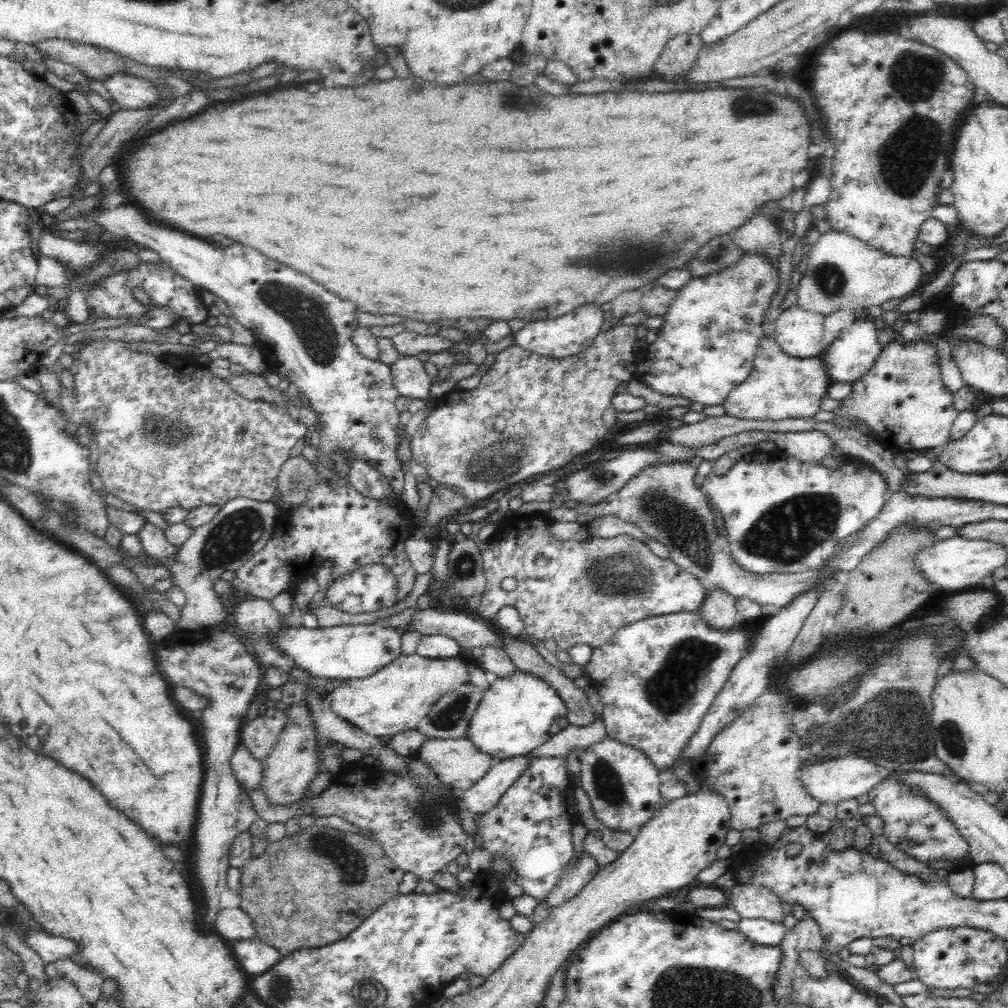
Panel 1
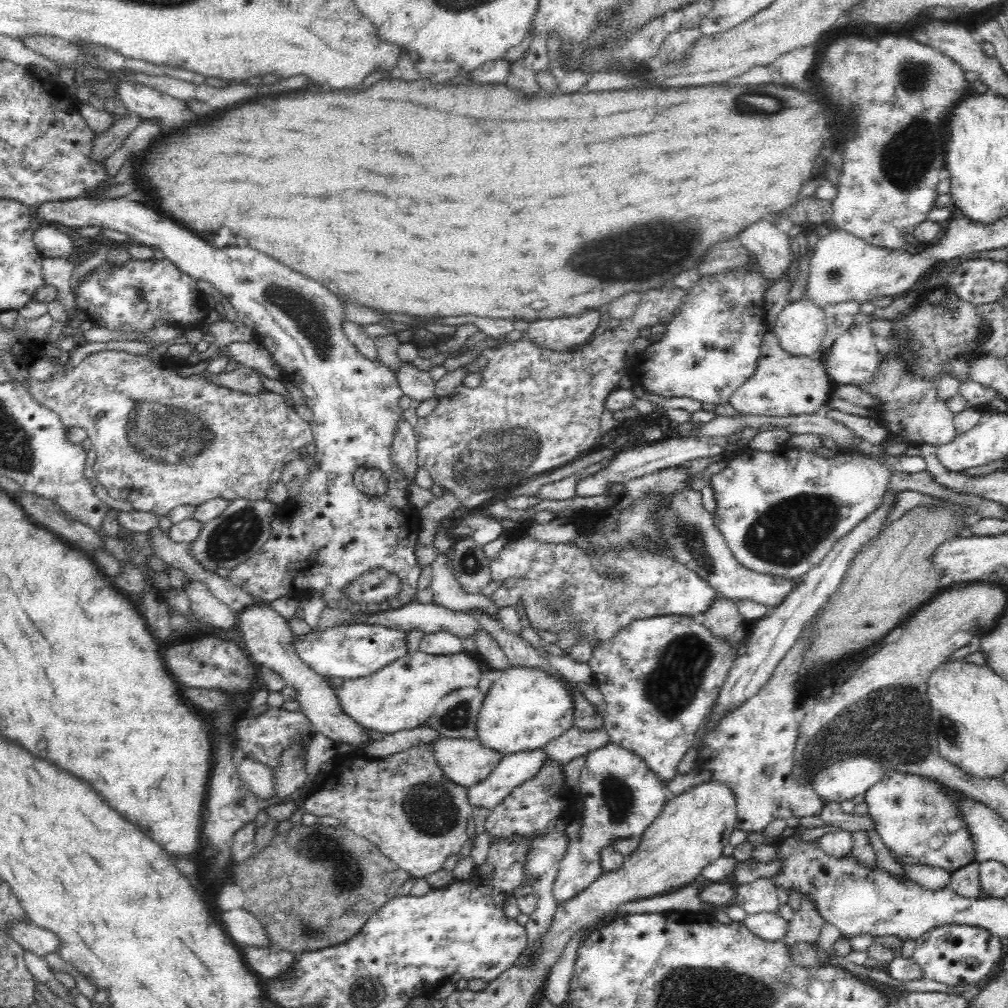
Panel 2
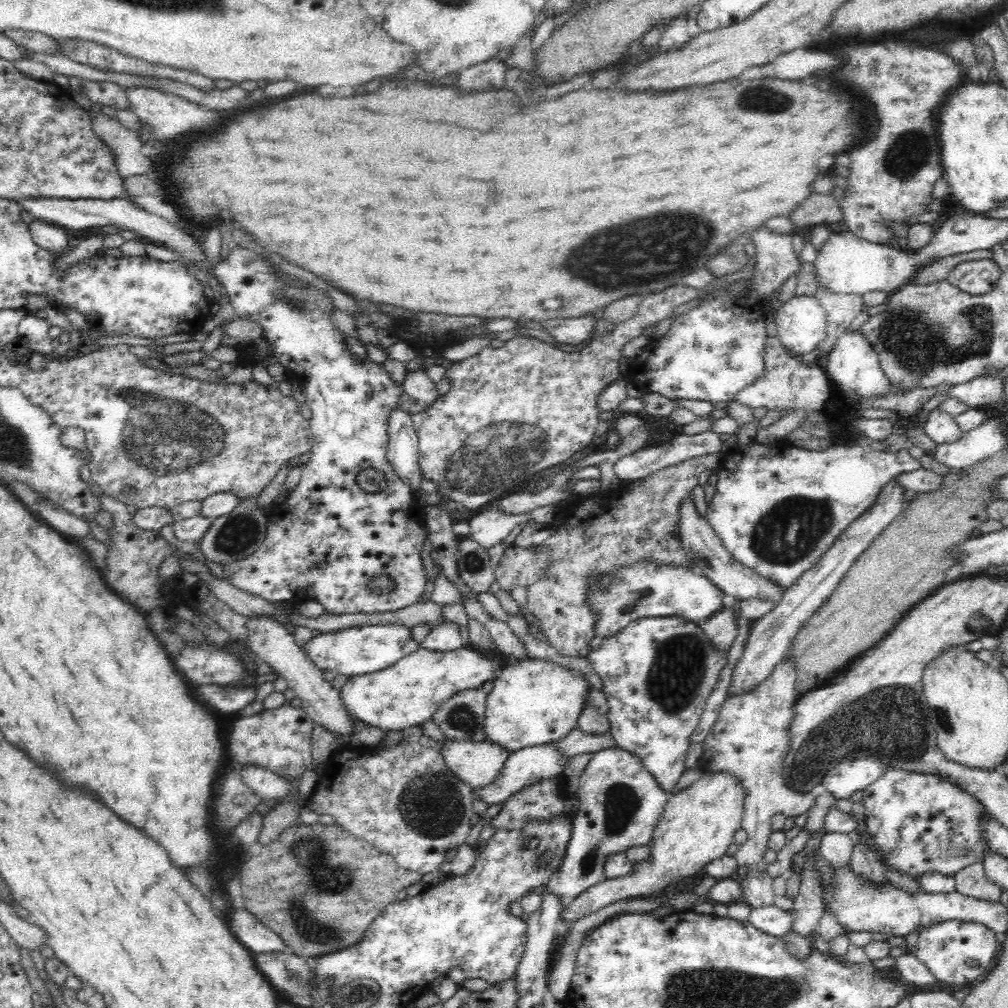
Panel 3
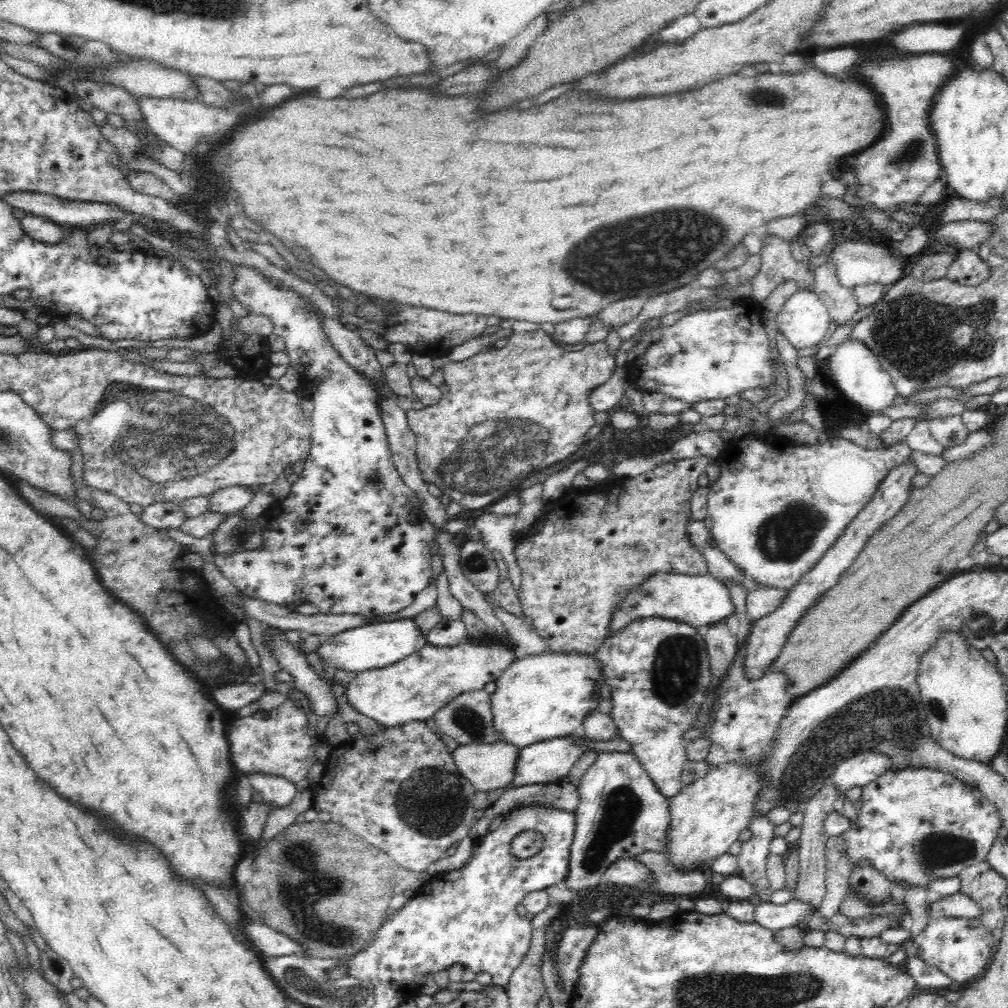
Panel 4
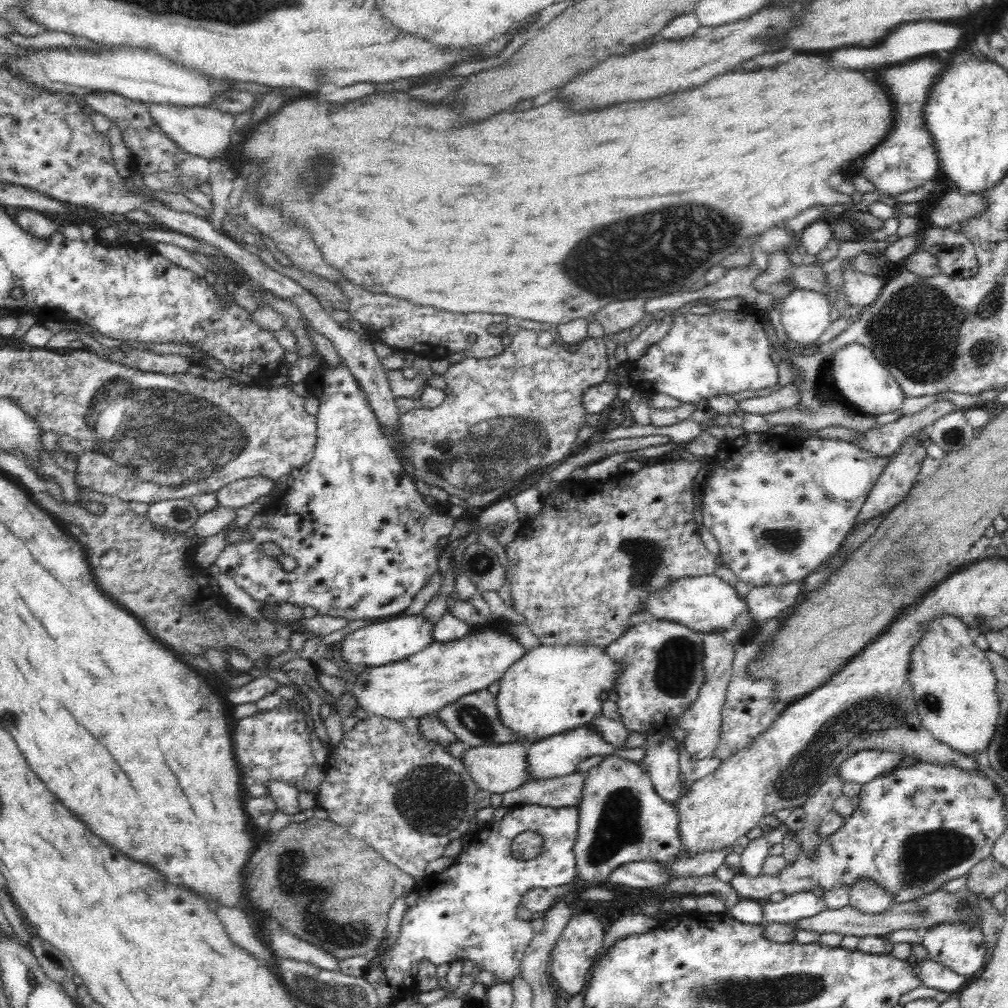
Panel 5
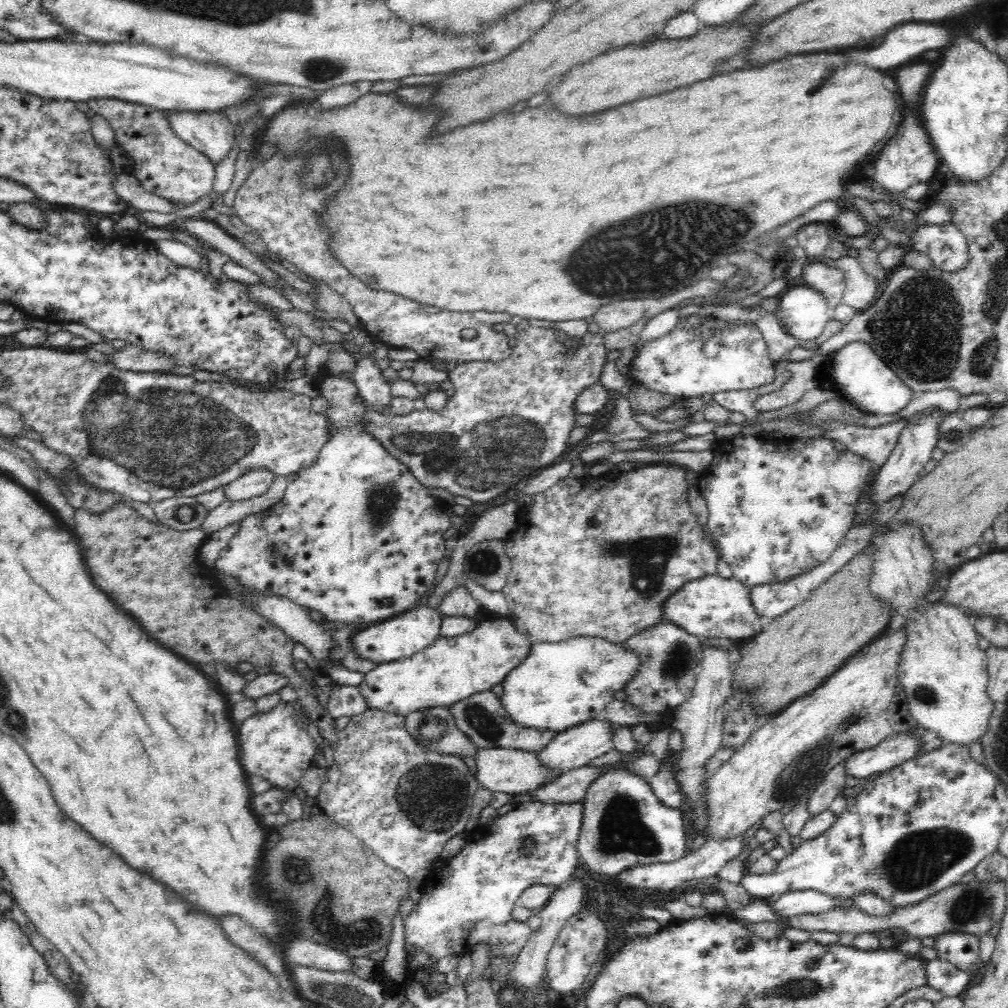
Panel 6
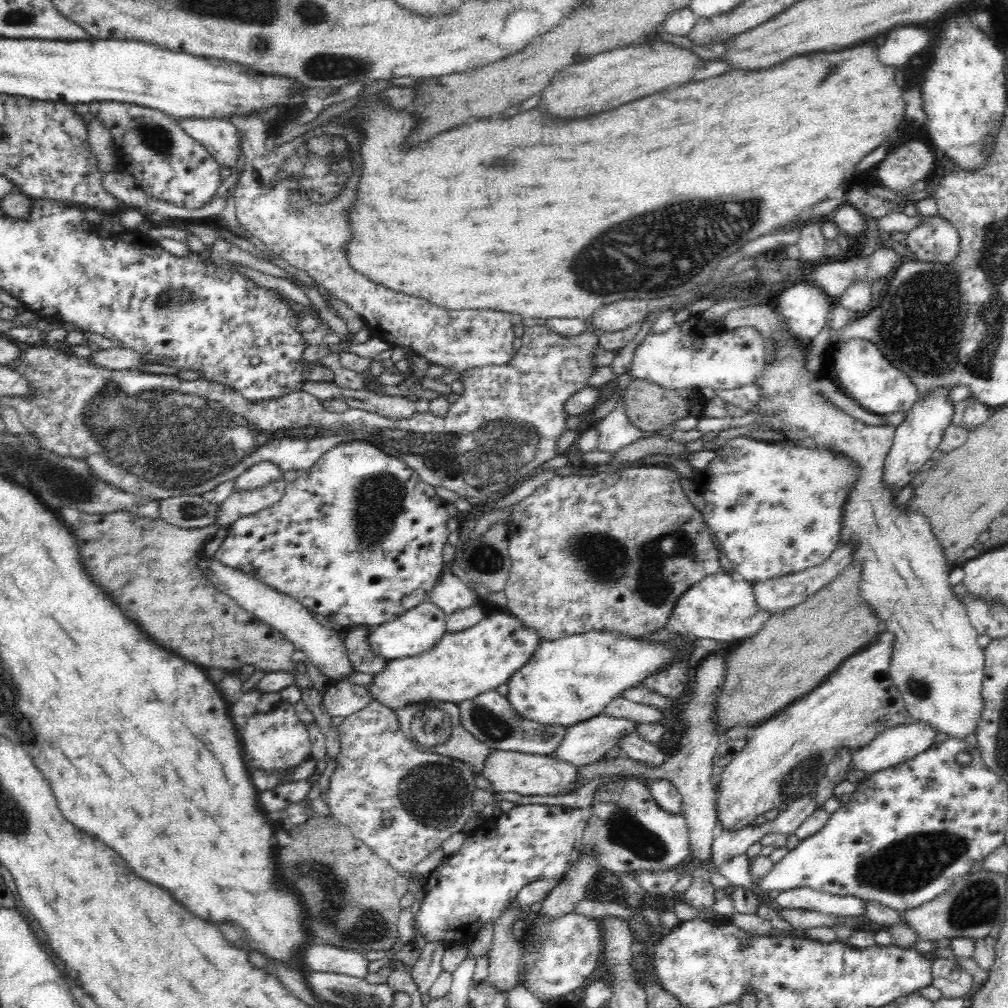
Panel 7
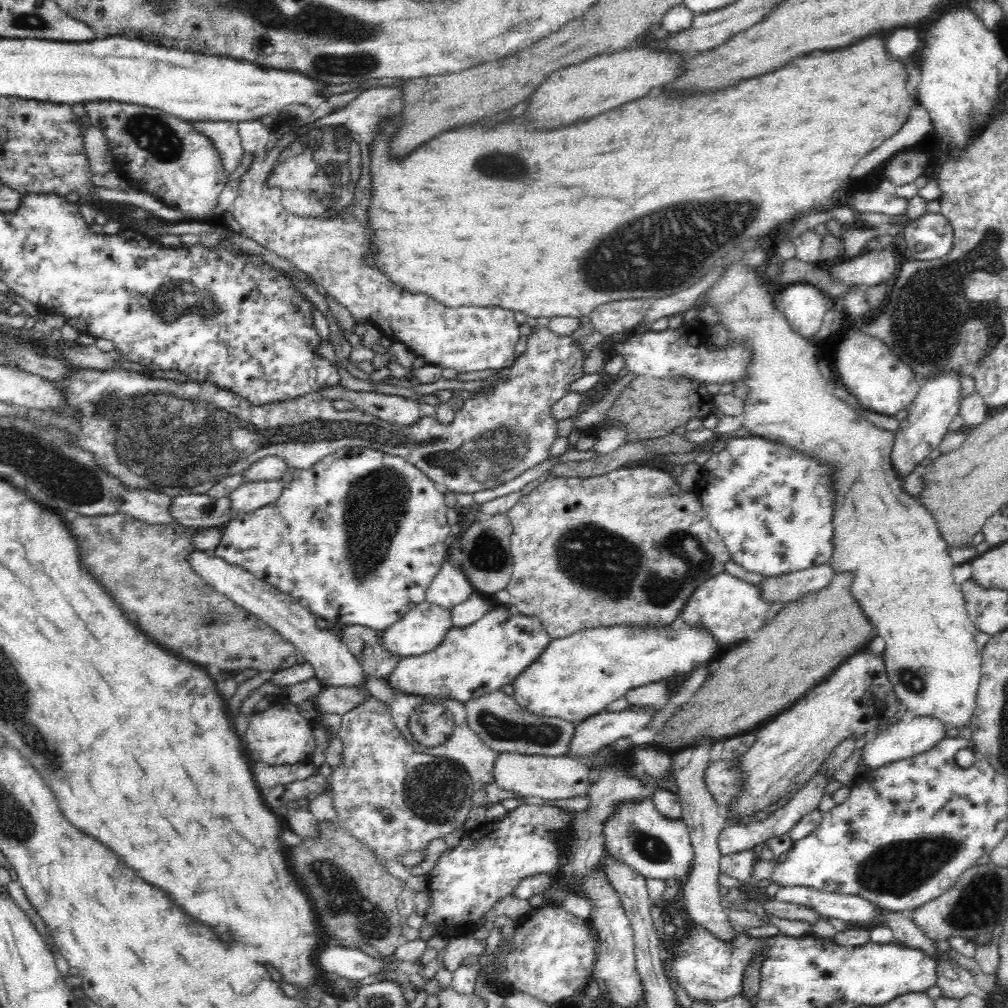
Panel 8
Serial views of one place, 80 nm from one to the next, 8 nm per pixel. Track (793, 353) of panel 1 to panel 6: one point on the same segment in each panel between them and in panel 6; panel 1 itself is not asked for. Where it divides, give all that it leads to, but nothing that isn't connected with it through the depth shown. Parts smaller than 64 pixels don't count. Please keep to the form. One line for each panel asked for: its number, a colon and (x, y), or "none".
2: (800, 329)
3: (801, 326)
4: (803, 320)
5: (805, 315)
6: (804, 312)

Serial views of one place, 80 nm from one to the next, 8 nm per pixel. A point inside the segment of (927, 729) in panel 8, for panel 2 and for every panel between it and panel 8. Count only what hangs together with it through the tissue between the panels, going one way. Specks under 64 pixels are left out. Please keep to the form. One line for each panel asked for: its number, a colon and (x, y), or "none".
2: (843, 781)
3: (850, 776)
4: (860, 770)
5: (865, 765)
6: (888, 754)
7: (899, 744)

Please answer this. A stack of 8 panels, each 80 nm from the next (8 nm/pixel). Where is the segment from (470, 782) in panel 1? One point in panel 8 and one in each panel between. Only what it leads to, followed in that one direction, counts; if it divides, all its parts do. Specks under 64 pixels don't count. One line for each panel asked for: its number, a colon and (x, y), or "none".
2: (465, 762)
3: (476, 763)
4: (489, 766)
5: (498, 768)
6: (509, 770)
7: (506, 771)
8: (538, 777)

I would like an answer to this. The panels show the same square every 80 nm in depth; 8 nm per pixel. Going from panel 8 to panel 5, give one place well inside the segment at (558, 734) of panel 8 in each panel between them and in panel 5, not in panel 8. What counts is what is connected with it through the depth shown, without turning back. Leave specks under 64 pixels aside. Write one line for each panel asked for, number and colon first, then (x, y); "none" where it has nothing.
5: (473, 718)
6: (481, 717)
7: (489, 717)

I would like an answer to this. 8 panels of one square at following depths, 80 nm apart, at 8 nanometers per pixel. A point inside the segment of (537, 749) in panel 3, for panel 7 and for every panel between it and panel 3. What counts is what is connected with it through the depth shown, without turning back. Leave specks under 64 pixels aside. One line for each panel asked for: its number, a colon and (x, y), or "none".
4: (544, 762)
5: (557, 756)
6: (569, 750)
7: (585, 743)

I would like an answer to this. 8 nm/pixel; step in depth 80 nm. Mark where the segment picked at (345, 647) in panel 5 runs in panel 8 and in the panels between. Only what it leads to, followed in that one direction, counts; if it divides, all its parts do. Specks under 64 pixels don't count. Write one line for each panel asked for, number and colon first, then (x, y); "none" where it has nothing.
6: (410, 632)
7: (418, 629)
8: (423, 627)

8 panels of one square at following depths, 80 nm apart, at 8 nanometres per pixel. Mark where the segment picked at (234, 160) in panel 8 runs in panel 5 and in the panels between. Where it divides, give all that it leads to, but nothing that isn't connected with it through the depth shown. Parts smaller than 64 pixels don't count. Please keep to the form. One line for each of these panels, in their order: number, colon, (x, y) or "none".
5: (201, 131)
6: (211, 133)
7: (218, 136)

